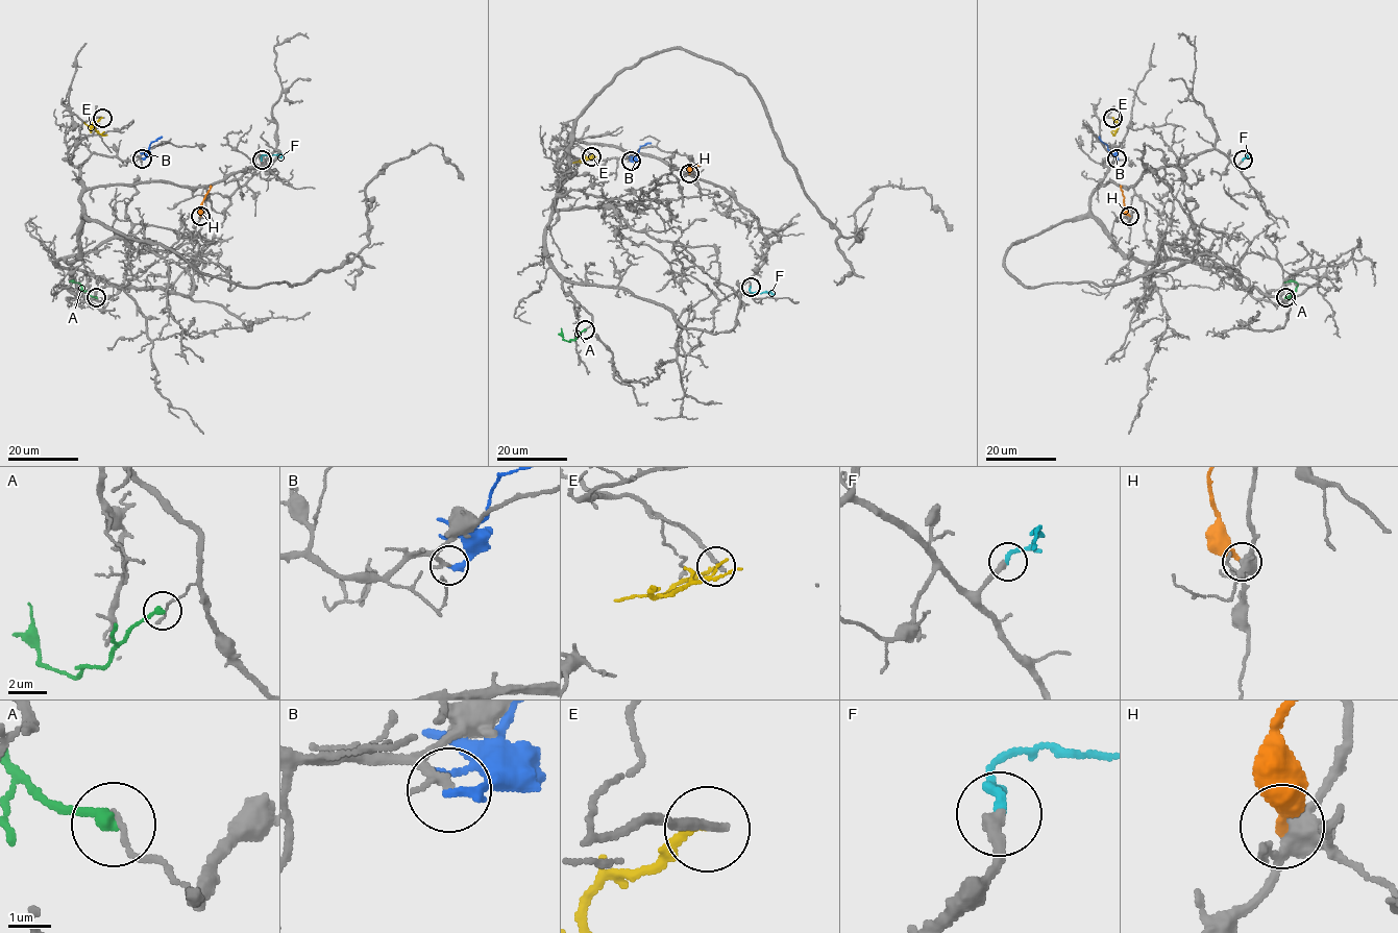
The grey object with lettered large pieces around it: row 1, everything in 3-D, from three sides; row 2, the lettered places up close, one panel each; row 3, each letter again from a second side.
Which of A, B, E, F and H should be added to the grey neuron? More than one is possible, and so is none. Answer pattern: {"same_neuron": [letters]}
{"same_neuron": ["F"]}

